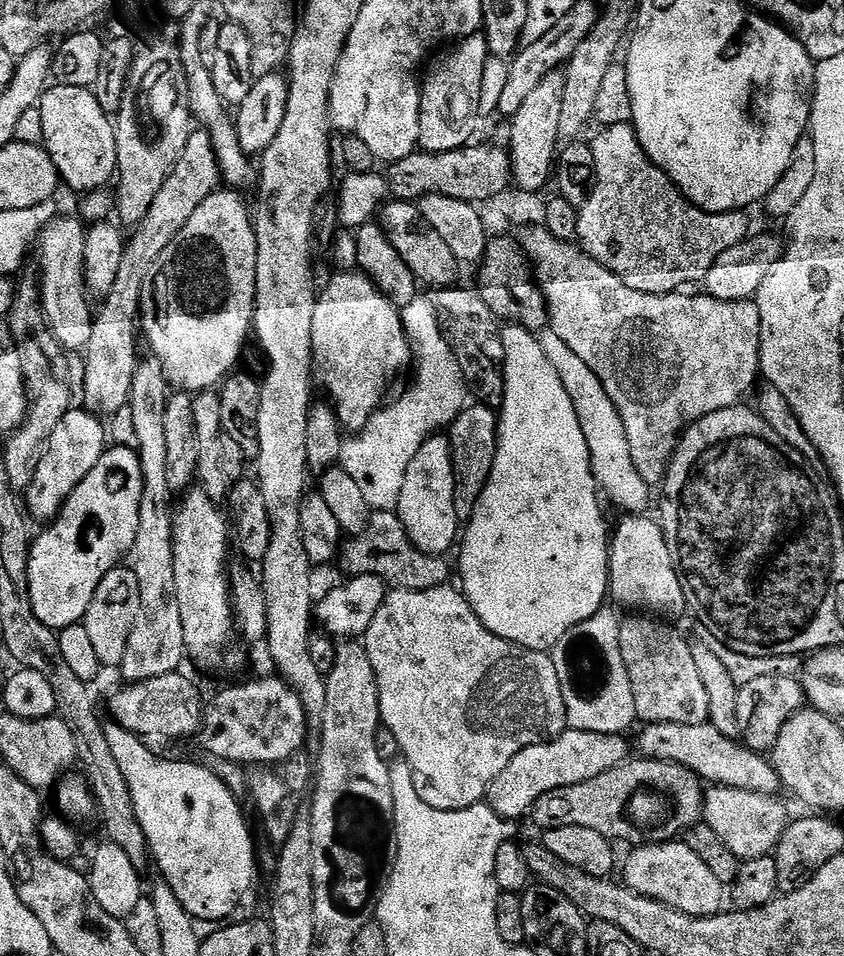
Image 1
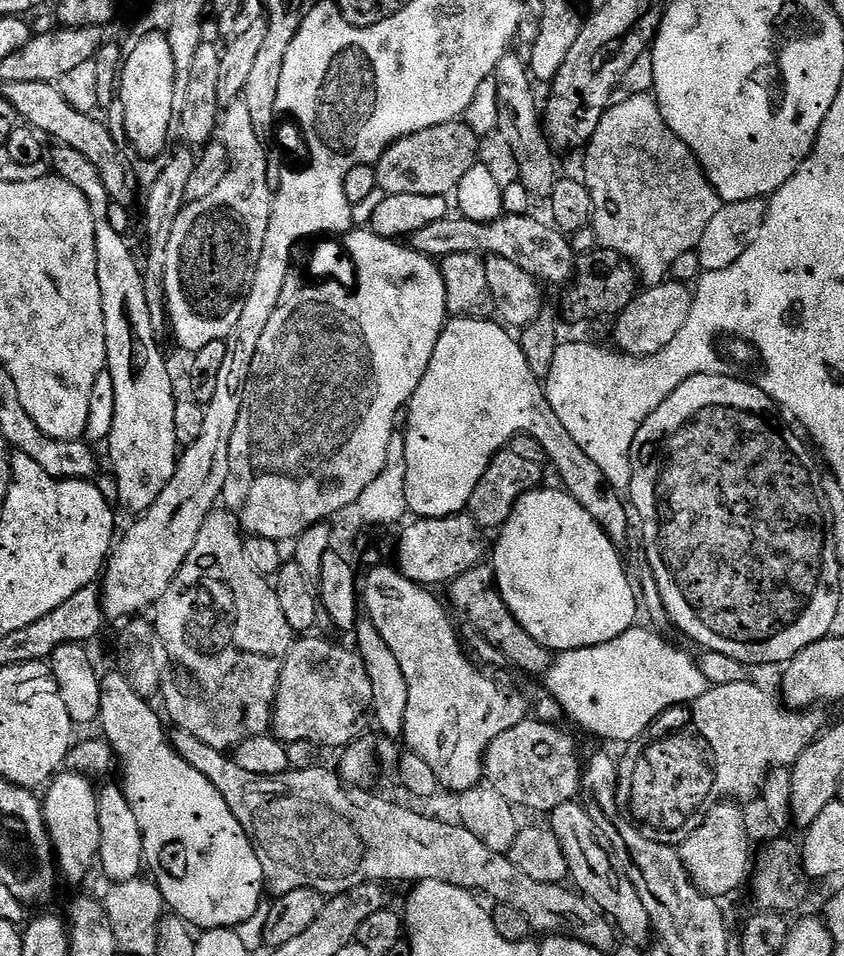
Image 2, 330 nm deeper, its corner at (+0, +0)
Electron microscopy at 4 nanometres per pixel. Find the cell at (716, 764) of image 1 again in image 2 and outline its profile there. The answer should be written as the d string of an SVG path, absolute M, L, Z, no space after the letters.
M535 718L523 720L518 726L500 734L484 754L484 780L487 787L498 790L502 798L509 800L517 809L529 808L532 812L552 813L563 804L573 803L576 795L581 795L585 765L580 764L580 748L568 732L563 732L556 724L545 724Z

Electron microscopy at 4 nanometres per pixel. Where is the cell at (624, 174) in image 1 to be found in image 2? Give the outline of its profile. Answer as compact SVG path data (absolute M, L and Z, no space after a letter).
M628 94L623 98L625 100L621 104L620 101L613 103L612 107L608 109L608 112L602 118L602 122L598 122L598 130L594 130L591 140L588 141L586 145L588 153L584 156L582 179L588 185L594 202L591 227L597 232L599 247L609 248L625 256L635 266L639 283L644 286L651 286L665 283L669 279L668 271L687 252L688 255L695 253L696 248L702 242L702 233L705 232L706 226L710 226L710 218L714 218L714 214L718 214L718 210L722 207L722 201L712 183L709 182L708 176L702 170L702 166L696 160L696 155L688 149L686 142L682 142L682 138L678 138L678 134L674 134L674 130L670 130L670 126L666 126L666 118L662 118L662 110L656 105L655 95L634 96Z

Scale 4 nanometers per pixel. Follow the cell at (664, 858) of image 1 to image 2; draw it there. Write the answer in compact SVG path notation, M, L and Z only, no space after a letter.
M736 802L715 804L708 817L679 845L678 851L694 886L707 896L721 898L745 887L750 876L750 856L748 860L748 832L744 829L741 805Z

